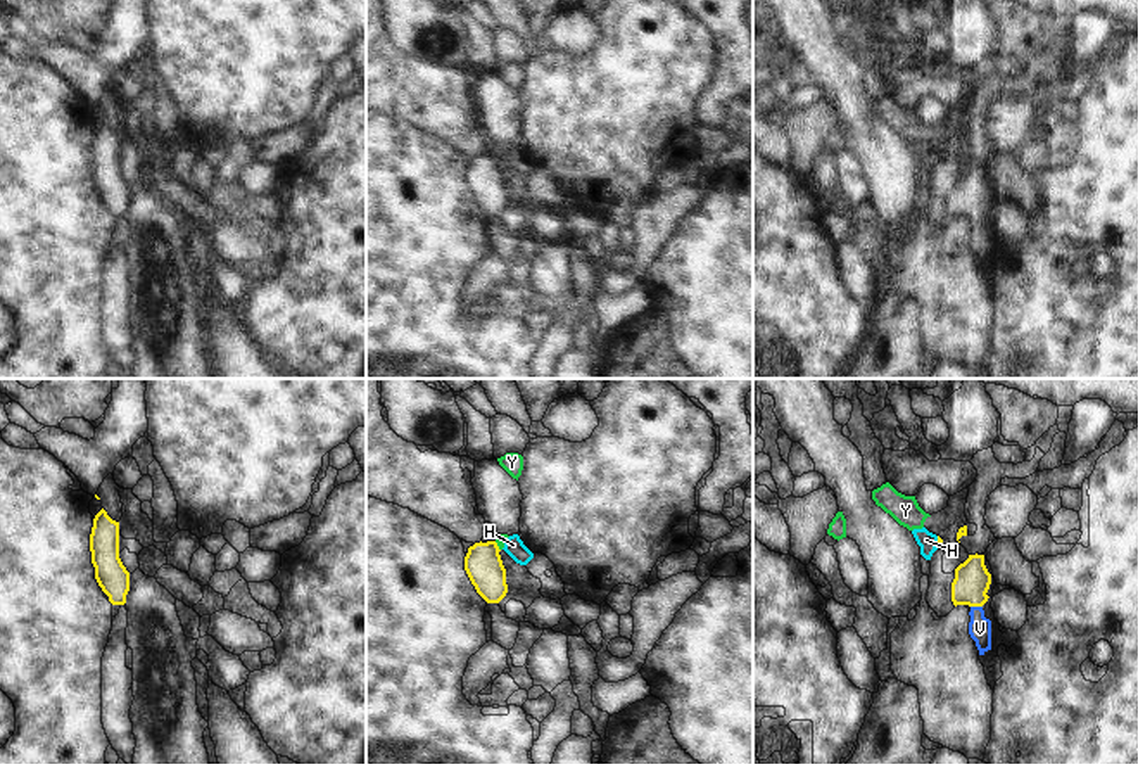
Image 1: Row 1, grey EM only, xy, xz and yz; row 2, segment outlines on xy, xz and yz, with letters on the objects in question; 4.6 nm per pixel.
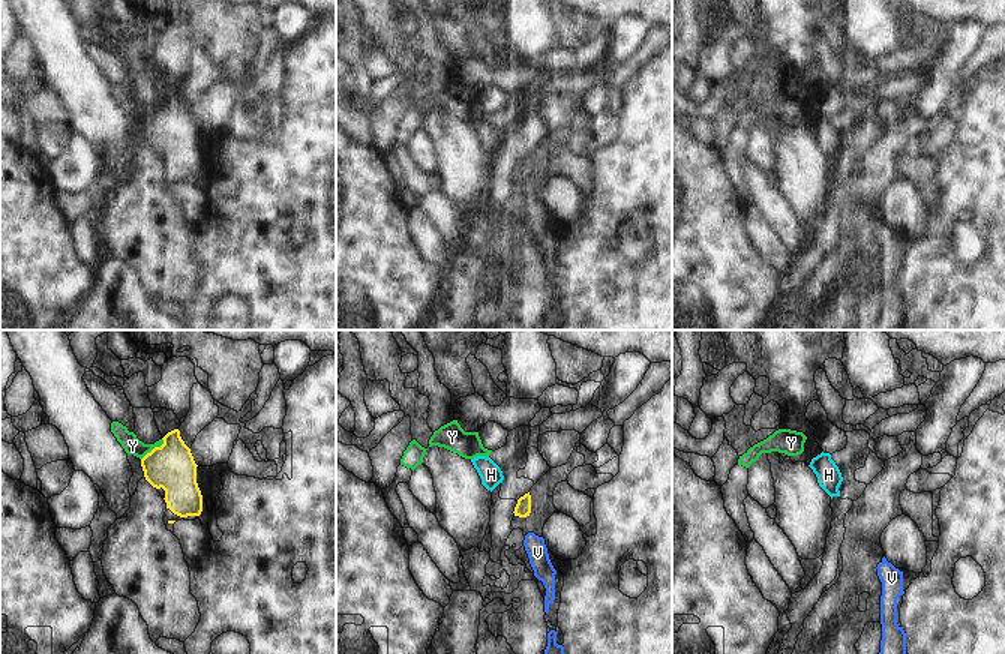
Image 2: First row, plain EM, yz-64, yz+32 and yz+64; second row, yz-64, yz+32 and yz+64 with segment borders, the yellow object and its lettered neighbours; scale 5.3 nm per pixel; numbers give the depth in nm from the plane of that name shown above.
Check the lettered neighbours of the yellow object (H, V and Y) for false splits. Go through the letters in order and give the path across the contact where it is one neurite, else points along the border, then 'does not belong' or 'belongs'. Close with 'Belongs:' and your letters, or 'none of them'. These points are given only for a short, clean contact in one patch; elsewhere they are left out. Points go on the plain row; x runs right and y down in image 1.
H: border yz (938, 149), (936, 159); does not belong
V: way yz (971, 196), (976, 218), (979, 241); belongs
Y: border xz (494, 154), (499, 163); does not belong
Belongs: V

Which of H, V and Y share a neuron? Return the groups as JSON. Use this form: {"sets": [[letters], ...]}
{"sets": [["H"], ["V"], ["Y"]]}

